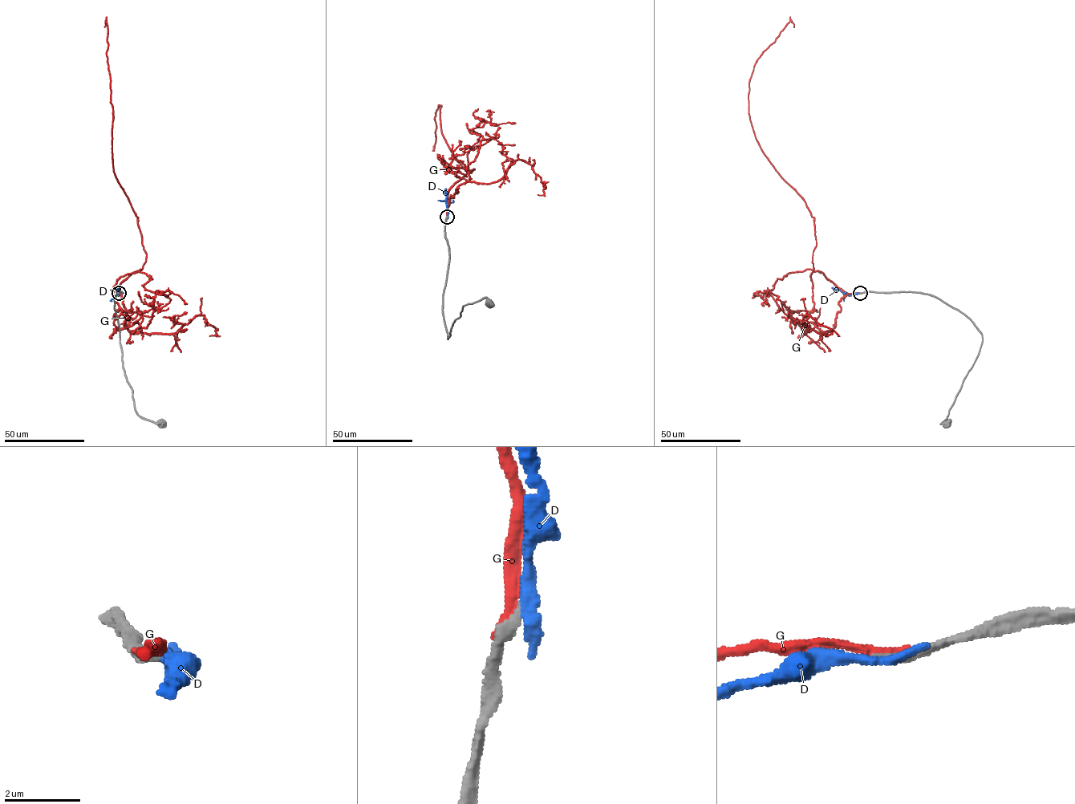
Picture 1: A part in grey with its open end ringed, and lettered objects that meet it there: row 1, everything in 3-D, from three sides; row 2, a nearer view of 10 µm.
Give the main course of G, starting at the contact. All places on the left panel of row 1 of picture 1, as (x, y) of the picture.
G: (118, 293), (122, 282), (142, 269), (146, 253), (137, 218), (113, 171), (106, 22), (104, 27)

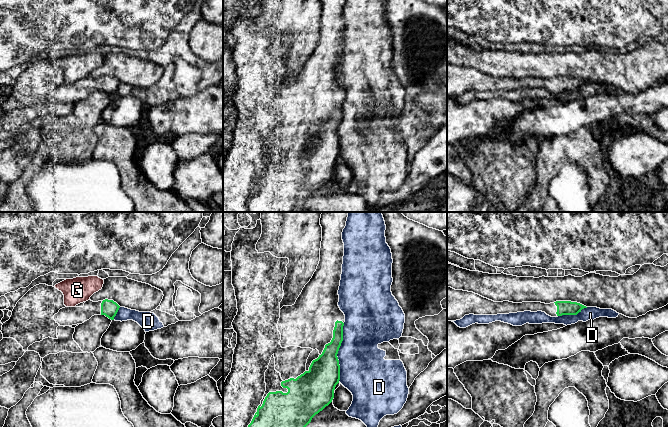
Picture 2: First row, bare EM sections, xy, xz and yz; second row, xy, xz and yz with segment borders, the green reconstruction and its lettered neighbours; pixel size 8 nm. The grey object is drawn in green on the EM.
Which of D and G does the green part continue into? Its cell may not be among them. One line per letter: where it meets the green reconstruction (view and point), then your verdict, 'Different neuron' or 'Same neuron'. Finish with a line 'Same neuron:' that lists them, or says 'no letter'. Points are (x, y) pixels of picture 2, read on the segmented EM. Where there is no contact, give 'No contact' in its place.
D: Touches green at xz (337, 352). Different neuron
G: No contact. Different neuron
Same neuron: no letter

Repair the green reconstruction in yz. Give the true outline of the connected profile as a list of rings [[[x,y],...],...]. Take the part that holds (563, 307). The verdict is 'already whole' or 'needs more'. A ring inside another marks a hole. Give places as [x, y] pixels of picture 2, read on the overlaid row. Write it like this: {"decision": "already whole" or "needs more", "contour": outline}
{"decision": "needs more", "contour": [[[447,286],[447,321],[462,319],[465,315],[497,315],[524,311],[542,311],[551,317],[577,315],[586,306],[571,301],[513,303],[494,302],[473,292],[455,290]]]}

